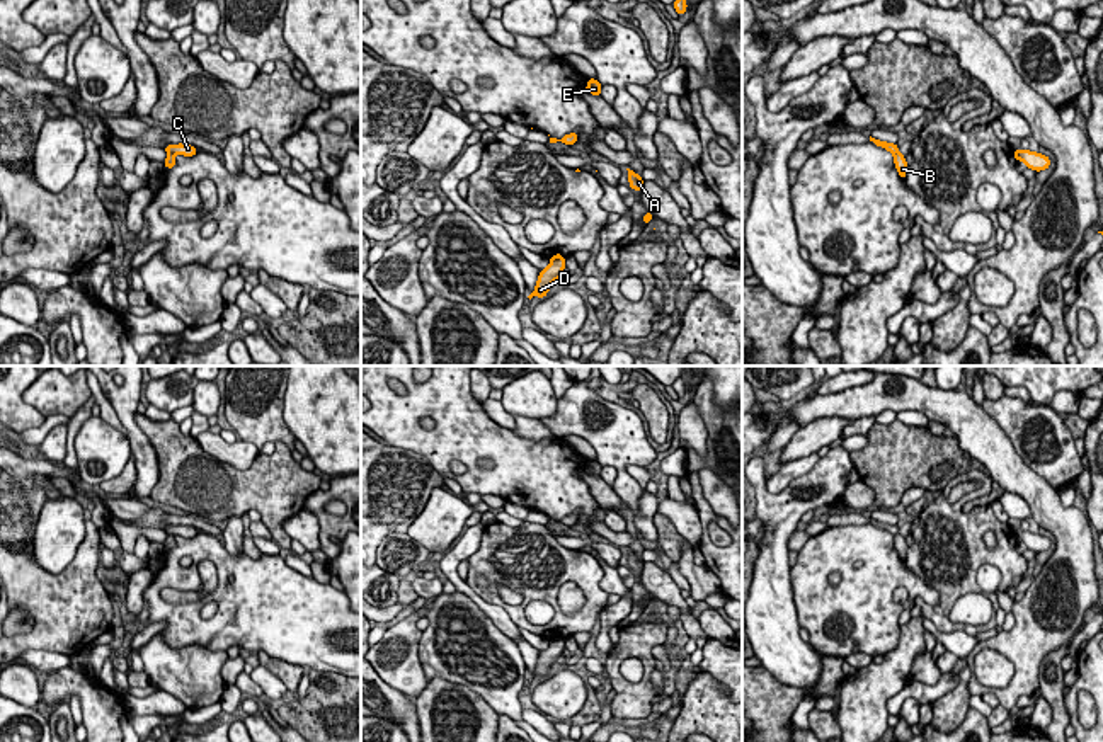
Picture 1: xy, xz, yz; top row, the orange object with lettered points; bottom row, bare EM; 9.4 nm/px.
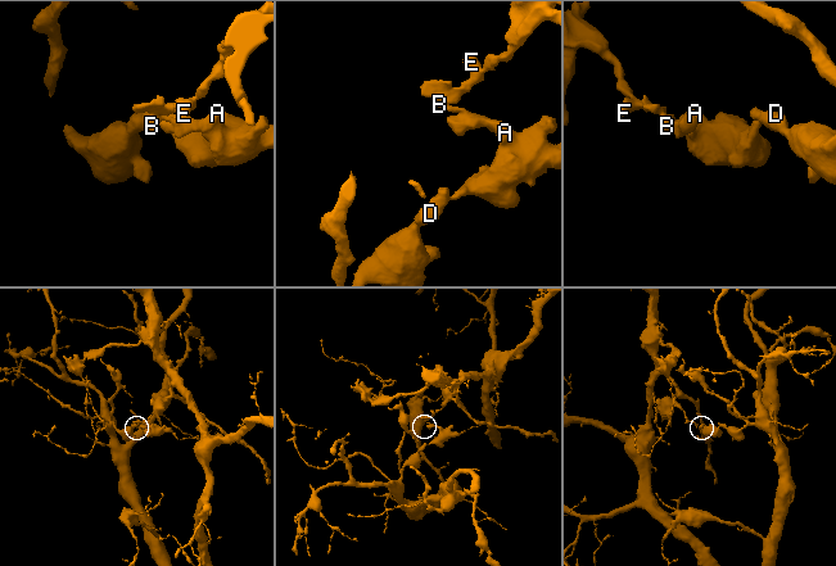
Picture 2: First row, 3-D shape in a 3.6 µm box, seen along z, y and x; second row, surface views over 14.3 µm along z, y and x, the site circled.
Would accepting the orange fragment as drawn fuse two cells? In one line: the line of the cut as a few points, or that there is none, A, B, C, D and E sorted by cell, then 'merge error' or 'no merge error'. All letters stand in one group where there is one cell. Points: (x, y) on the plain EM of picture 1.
cut yz (897, 533), (894, 536); groups A B D / C E; merge error

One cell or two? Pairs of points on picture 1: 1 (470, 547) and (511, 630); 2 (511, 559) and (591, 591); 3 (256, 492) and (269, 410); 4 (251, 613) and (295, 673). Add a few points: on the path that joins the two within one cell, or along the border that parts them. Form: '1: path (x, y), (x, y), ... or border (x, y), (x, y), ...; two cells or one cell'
1: path (453, 567), (453, 577), (489, 610); one cell
2: path (531, 562), (537, 565), (562, 565), (572, 570); one cell
3: border (274, 441), (281, 441), (290, 451); two cells
4: border (256, 652), (262, 650), (303, 669); two cells

